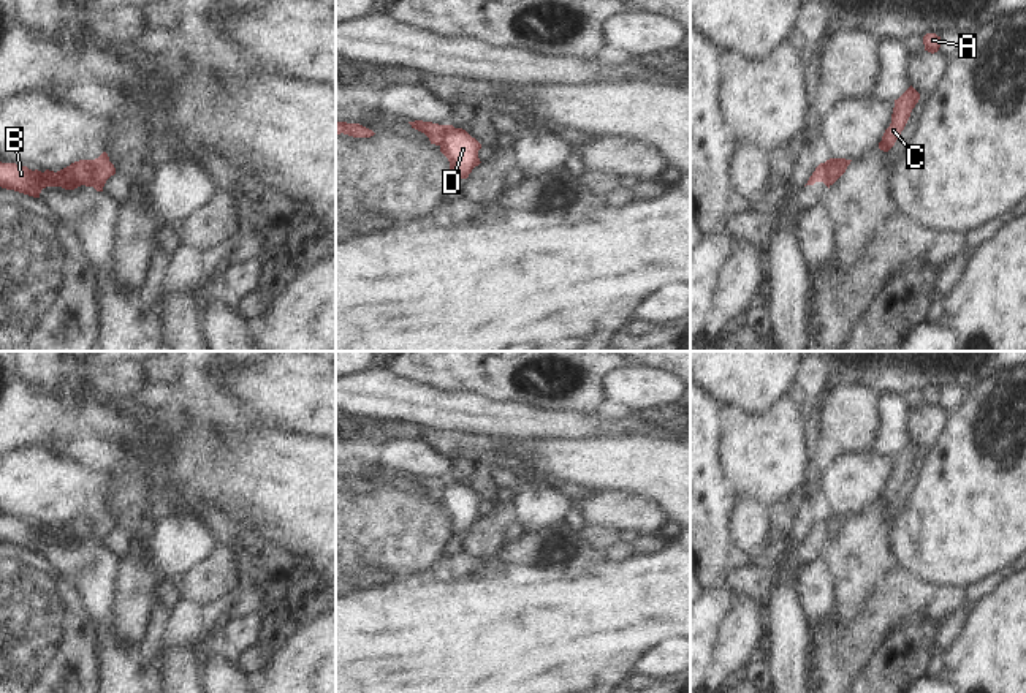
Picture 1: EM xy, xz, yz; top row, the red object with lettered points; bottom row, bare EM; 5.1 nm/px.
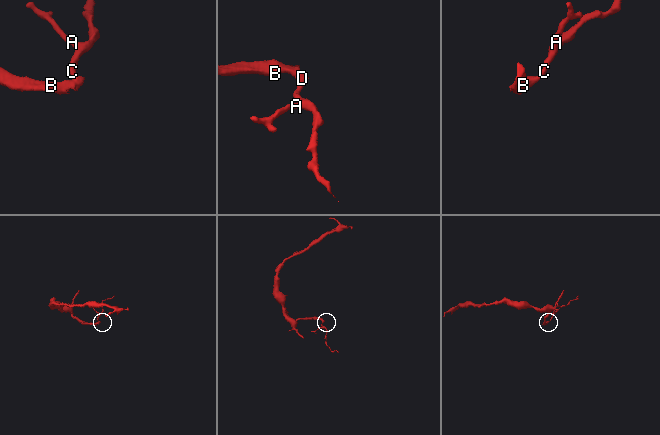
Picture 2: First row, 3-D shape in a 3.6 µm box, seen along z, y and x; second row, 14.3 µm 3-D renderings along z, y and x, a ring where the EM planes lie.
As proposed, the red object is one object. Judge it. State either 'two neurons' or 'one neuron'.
two neurons

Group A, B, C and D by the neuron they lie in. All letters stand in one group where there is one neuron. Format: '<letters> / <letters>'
A C D / B

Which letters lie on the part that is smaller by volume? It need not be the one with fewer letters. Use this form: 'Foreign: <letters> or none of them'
Foreign: A, C, D

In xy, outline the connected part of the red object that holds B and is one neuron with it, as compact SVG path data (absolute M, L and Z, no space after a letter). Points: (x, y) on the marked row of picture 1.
M89 160L74 161L57 172L49 169L44 172L32 171L27 166L0 161L0 187L33 198L40 198L41 190L46 187L62 187L65 190L74 190L81 185L92 187L90 177Z

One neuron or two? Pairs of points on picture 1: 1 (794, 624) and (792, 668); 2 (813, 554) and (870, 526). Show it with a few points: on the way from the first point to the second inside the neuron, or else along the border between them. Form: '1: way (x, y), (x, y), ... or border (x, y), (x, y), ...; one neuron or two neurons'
1: way (792, 635), (792, 657); one neuron
2: border (828, 543), (822, 556); two neurons

